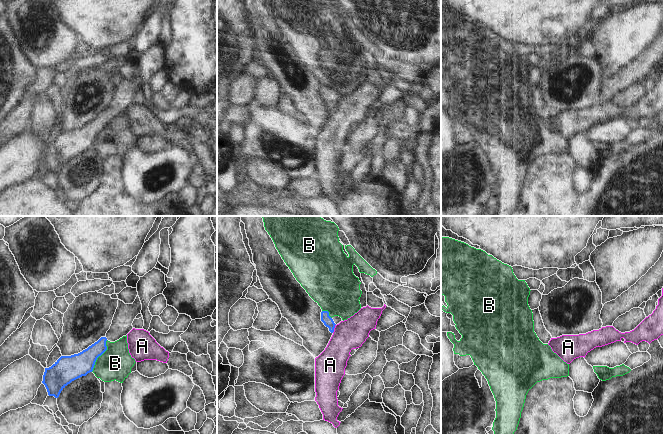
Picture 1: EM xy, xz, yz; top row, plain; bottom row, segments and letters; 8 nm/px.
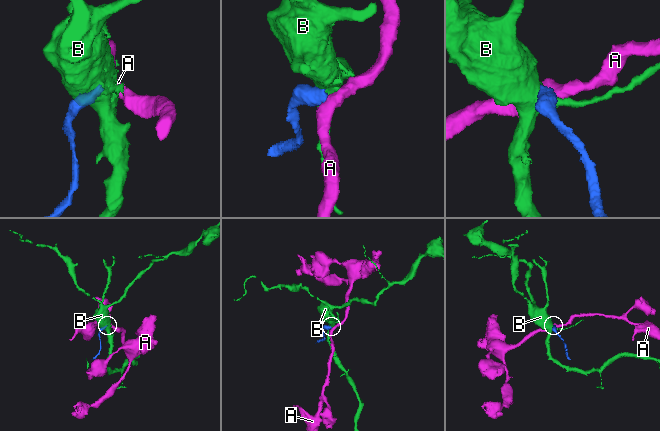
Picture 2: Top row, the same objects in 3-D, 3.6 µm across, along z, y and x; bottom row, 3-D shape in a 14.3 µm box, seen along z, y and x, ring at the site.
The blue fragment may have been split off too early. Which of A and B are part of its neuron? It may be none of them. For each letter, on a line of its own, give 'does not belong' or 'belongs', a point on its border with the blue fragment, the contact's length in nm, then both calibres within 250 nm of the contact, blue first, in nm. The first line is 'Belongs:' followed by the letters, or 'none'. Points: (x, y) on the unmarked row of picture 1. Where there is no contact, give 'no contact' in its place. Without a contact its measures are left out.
Belongs: none
A: does not belong; contact xz (334, 103); length 80 nm; calibres 80 and 240 nm
B: does not belong; contact xy (99, 131); length 280 nm; calibres 190 and 260 nm

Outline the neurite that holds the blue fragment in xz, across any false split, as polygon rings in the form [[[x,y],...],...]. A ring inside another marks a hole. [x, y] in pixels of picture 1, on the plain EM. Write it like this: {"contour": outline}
{"contour": [[[322,87],[322,88],[321,88],[321,97],[324,99],[324,101],[325,101],[326,103],[329,104],[329,107],[330,107],[331,109],[333,109],[335,102],[336,102],[337,100],[339,100],[339,99],[340,99],[341,97],[343,97],[343,96],[342,96],[342,94],[339,93],[339,92],[334,92],[334,93],[331,94],[331,93],[329,92],[329,88],[328,88],[328,87]]]}

